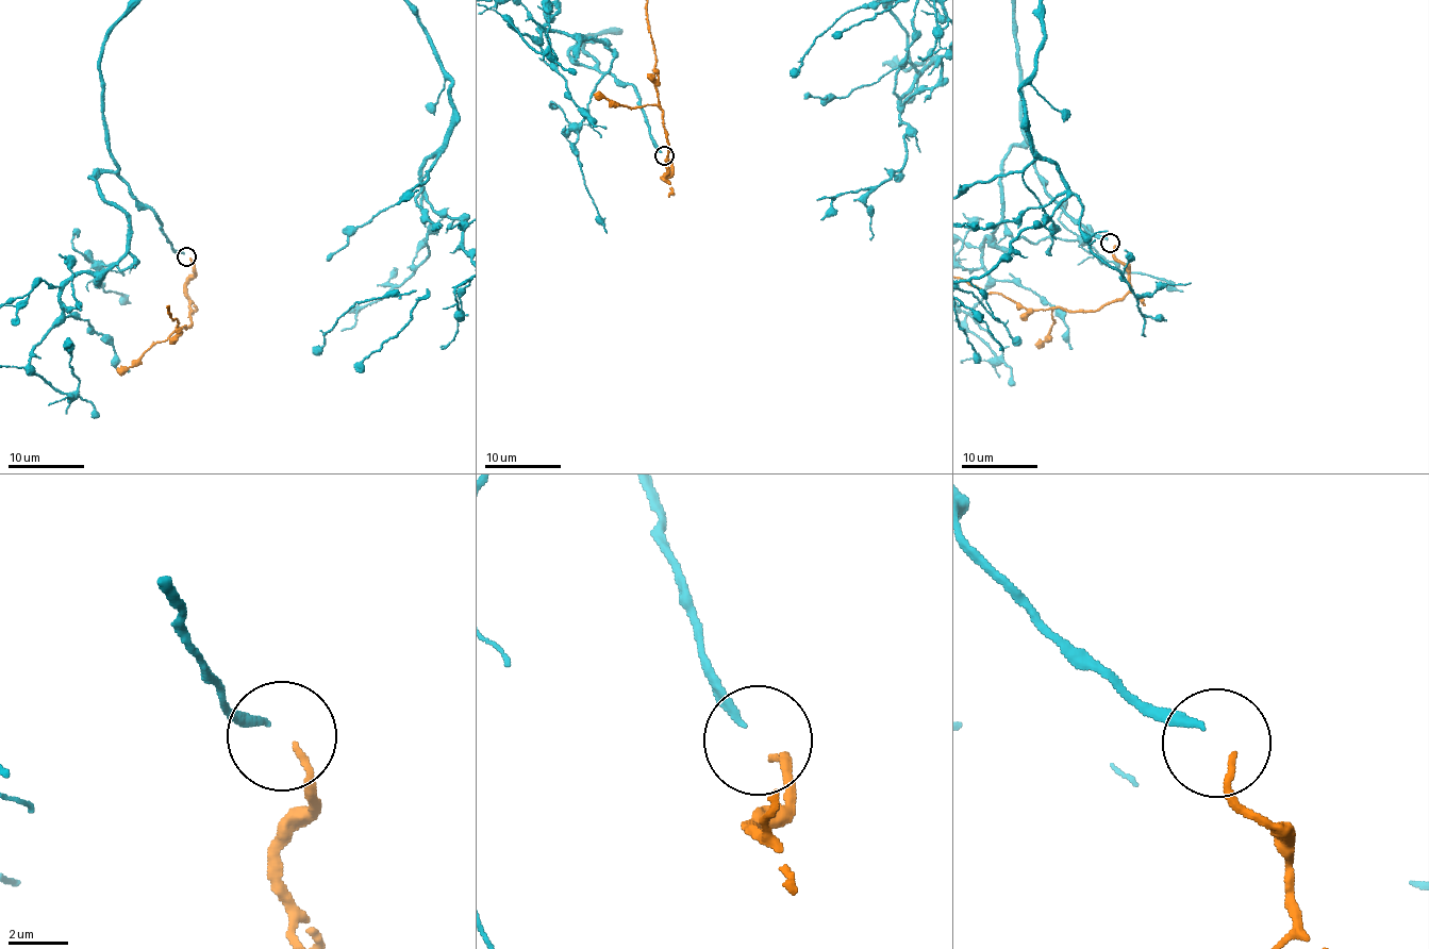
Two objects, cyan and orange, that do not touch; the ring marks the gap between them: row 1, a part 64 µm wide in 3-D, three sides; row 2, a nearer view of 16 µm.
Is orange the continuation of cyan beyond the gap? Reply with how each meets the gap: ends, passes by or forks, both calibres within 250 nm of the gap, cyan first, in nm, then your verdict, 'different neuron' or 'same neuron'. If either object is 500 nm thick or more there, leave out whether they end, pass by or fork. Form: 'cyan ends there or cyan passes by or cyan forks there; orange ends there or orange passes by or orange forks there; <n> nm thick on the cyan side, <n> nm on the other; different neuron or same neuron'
cyan ends there; orange ends there; 280 nm thick on the cyan side, 240 nm on the other; same neuron

